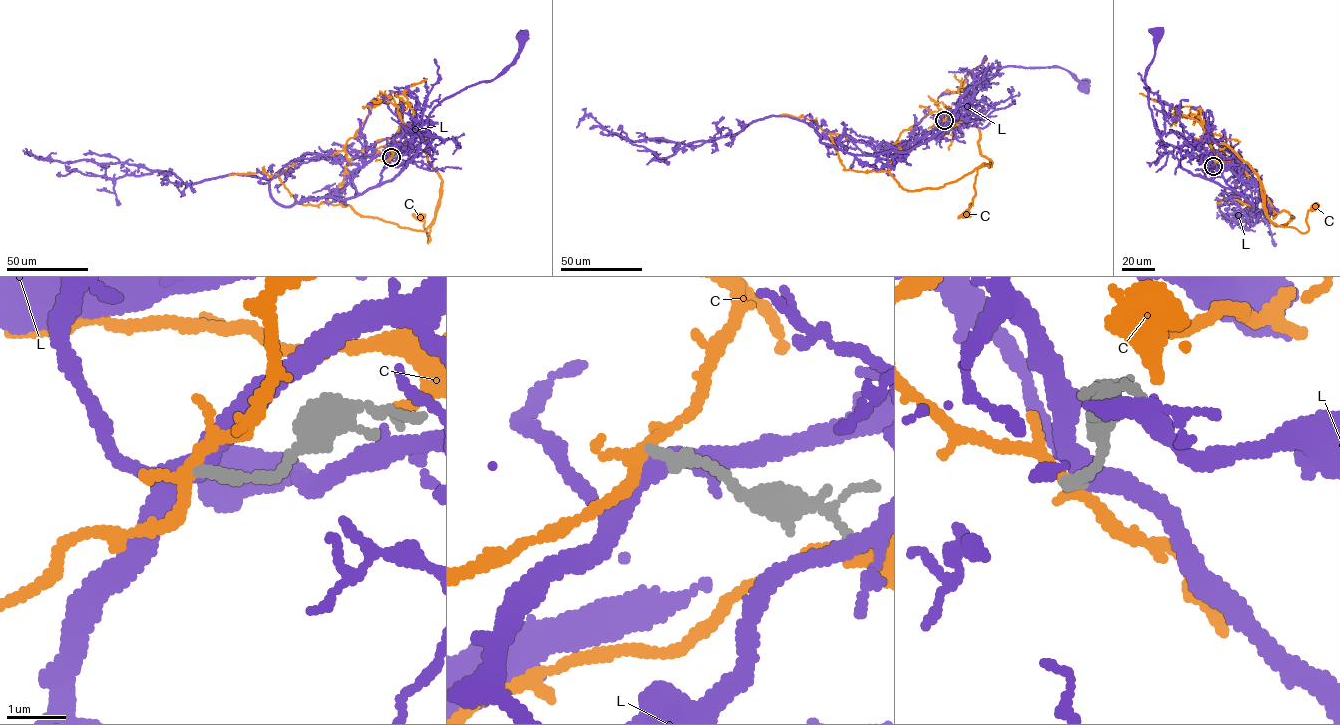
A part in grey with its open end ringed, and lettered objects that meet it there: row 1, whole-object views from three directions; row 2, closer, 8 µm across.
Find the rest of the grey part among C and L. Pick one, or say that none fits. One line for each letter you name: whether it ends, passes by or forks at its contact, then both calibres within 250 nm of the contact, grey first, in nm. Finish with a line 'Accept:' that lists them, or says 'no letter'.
Accept: no letter

